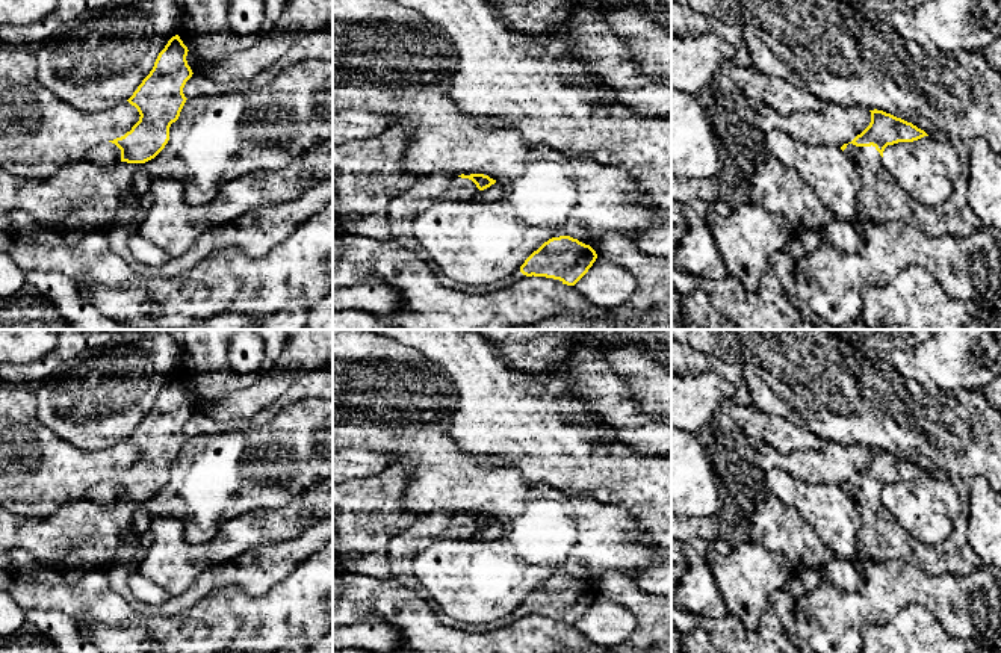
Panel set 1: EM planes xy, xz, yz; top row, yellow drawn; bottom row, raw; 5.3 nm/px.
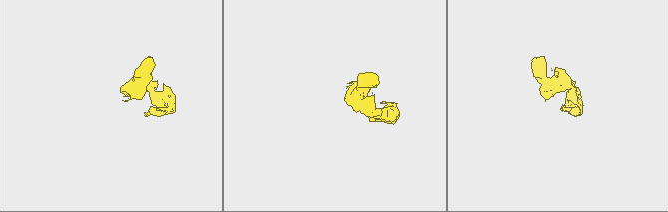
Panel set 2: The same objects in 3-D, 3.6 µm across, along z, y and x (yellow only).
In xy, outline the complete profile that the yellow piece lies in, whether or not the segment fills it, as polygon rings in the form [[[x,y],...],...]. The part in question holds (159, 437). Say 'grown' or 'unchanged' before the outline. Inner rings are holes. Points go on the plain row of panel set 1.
grown; [[[178,373],[159,391],[153,408],[127,438],[139,450],[139,460],[124,475],[103,481],[85,493],[85,499],[109,503],[116,500],[145,502],[169,479],[169,466],[186,441],[183,426],[192,416],[187,385]]]

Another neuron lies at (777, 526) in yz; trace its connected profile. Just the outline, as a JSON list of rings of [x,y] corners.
[[[771,493],[755,500],[747,528],[752,541],[782,553],[795,568],[815,568],[826,564],[827,547],[809,521],[789,503]]]

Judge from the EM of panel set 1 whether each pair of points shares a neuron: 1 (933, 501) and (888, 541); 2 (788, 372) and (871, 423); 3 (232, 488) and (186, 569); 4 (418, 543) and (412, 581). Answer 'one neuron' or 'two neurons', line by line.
1: two neurons
2: one neuron
3: two neurons
4: one neuron

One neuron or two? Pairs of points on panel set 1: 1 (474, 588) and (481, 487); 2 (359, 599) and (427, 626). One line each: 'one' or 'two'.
1: one
2: one

